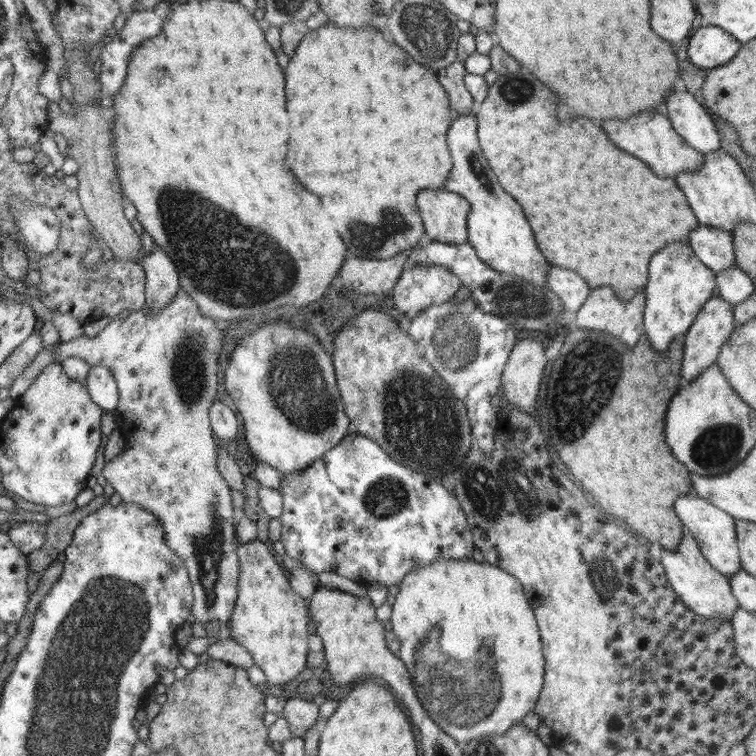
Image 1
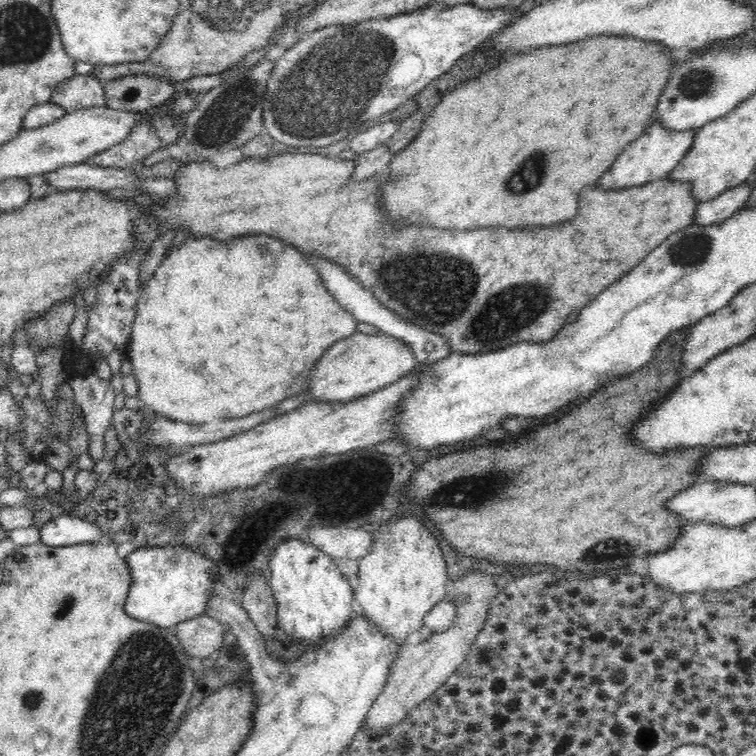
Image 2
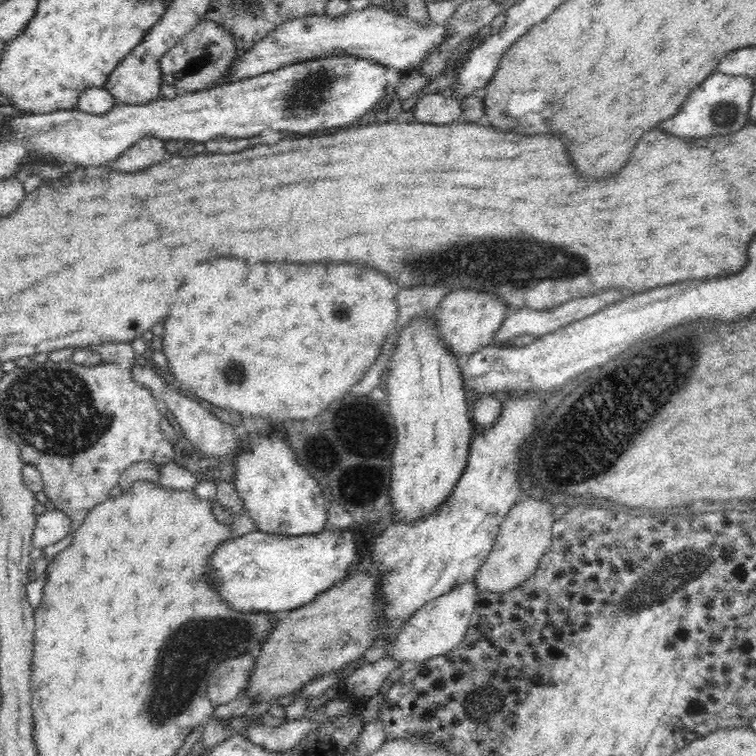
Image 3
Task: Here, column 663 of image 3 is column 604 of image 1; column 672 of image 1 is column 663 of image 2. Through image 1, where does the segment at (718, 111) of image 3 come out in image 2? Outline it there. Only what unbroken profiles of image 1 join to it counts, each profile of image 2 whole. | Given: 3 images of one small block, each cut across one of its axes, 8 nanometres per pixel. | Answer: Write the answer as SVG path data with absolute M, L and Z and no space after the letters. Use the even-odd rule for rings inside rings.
M658 121L648 125L644 132L633 140L622 154L618 155L610 166L610 170L600 176L596 186L602 190L624 190L630 186L640 186L650 181L666 178L668 172L676 168L692 146L695 132L696 129L672 132L666 130Z

